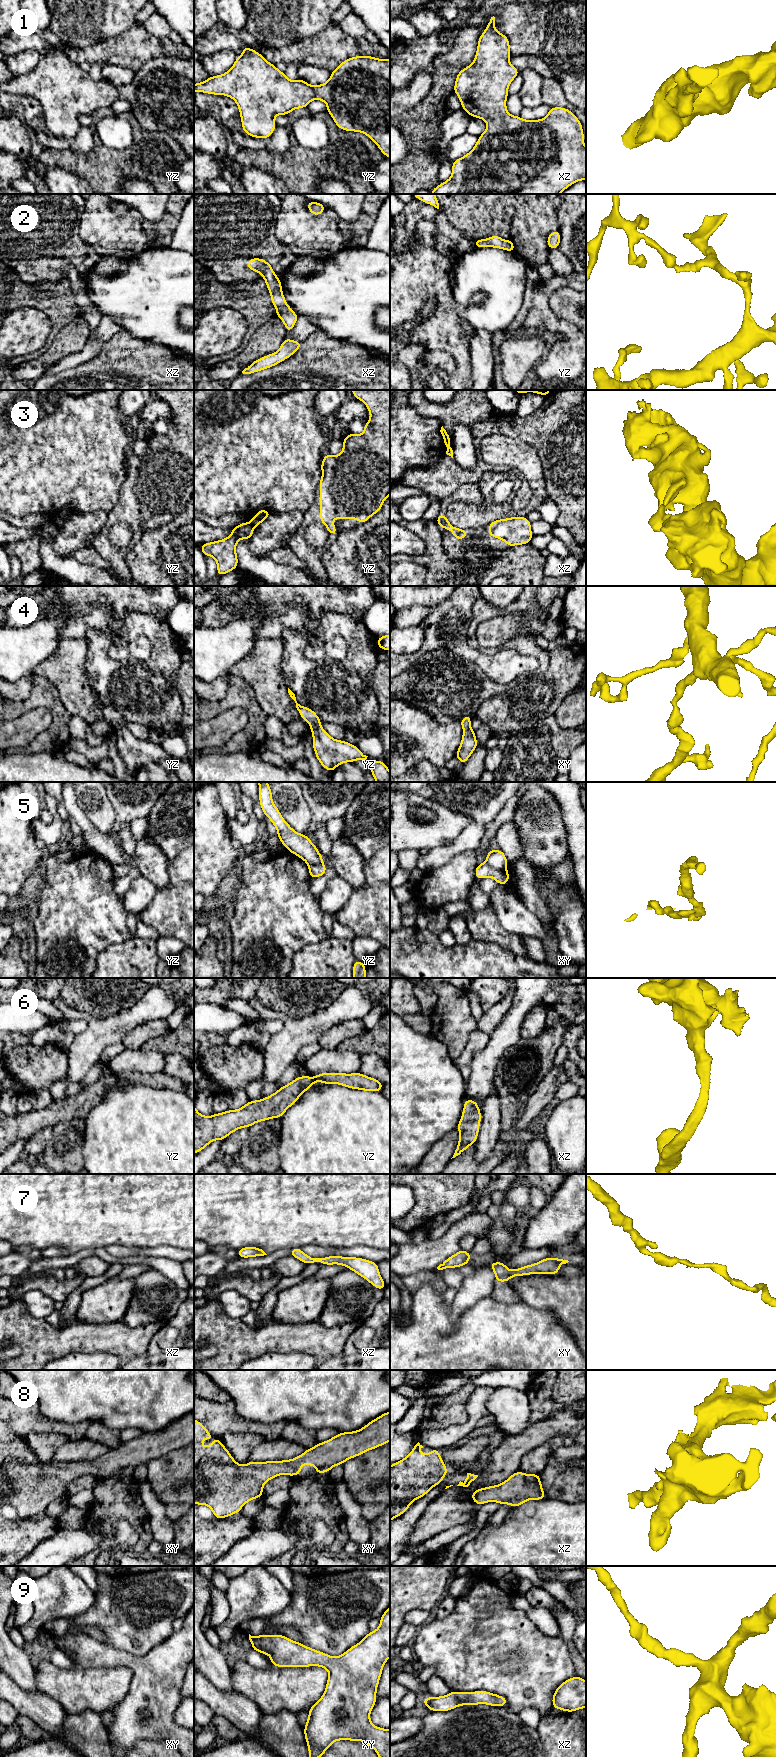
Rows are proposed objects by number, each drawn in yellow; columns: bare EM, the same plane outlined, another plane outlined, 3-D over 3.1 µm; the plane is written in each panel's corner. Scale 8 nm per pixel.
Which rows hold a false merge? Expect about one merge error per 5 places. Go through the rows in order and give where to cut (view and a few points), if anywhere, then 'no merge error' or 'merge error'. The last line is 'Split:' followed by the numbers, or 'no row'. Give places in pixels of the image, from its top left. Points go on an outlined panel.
1: cut none; no merge error
2: cut none; no merge error
3: cut yz (249, 523), (253, 528); merge error
4: cut none; no merge error
5: cut xy (485, 862), (495, 868), (505, 870); merge error
6: cut none; no merge error
7: cut none; no merge error
8: cut none; no merge error
9: cut none; no merge error
Split: 3, 5

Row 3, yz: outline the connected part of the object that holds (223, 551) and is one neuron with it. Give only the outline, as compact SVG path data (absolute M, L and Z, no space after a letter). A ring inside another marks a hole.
M244 522L232 528L232 533L225 539L202 544L200 550L205 557L212 556L217 562L217 575L222 576L238 568L236 545L240 539L248 539L253 535L253 526Z

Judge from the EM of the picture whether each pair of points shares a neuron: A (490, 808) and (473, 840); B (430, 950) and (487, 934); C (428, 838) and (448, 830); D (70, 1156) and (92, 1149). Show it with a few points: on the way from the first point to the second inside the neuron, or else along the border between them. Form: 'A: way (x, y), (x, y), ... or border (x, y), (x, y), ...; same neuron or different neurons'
A: border (474, 821), (485, 824); different neurons
B: border (472, 938), (495, 944); different neurons
C: way (433, 833), (436, 830), (443, 830); same neuron
D: border (85, 1129), (82, 1150), (83, 1163); different neurons

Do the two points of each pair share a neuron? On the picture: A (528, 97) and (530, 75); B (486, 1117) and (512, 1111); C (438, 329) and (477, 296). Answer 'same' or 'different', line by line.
A: same
B: different
C: different

